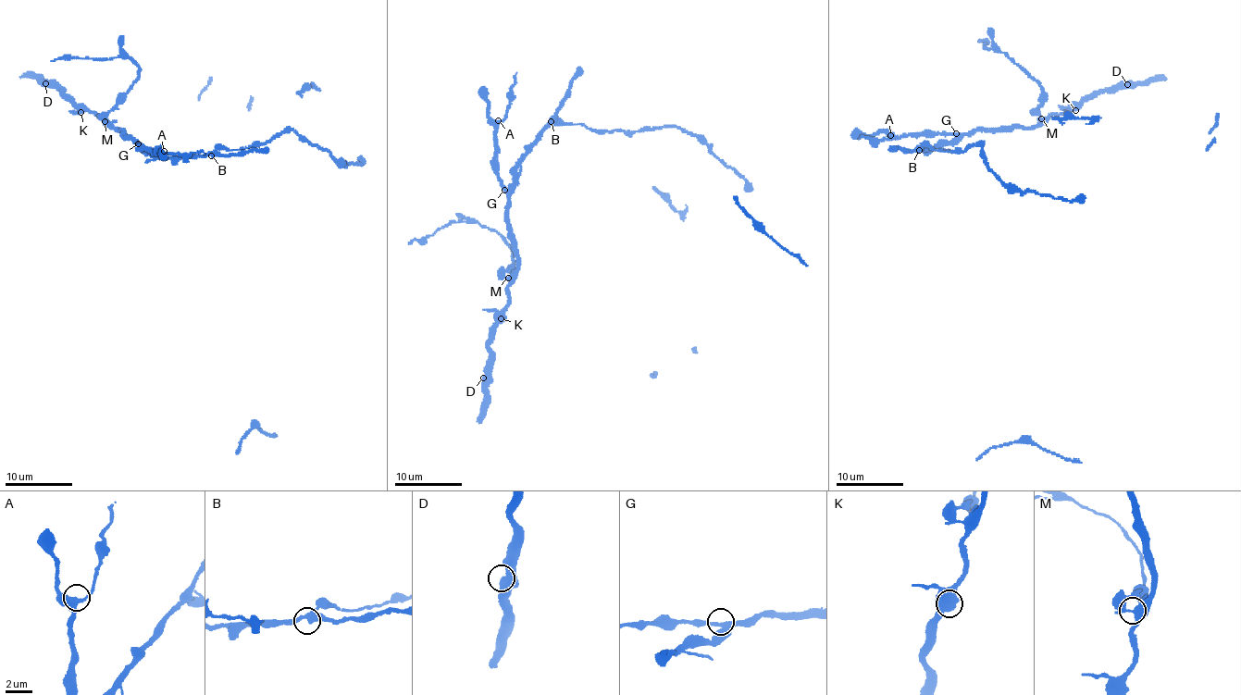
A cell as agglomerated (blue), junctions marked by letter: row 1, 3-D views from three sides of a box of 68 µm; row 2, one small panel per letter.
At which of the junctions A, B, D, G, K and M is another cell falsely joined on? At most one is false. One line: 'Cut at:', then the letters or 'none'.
Cut at: M

